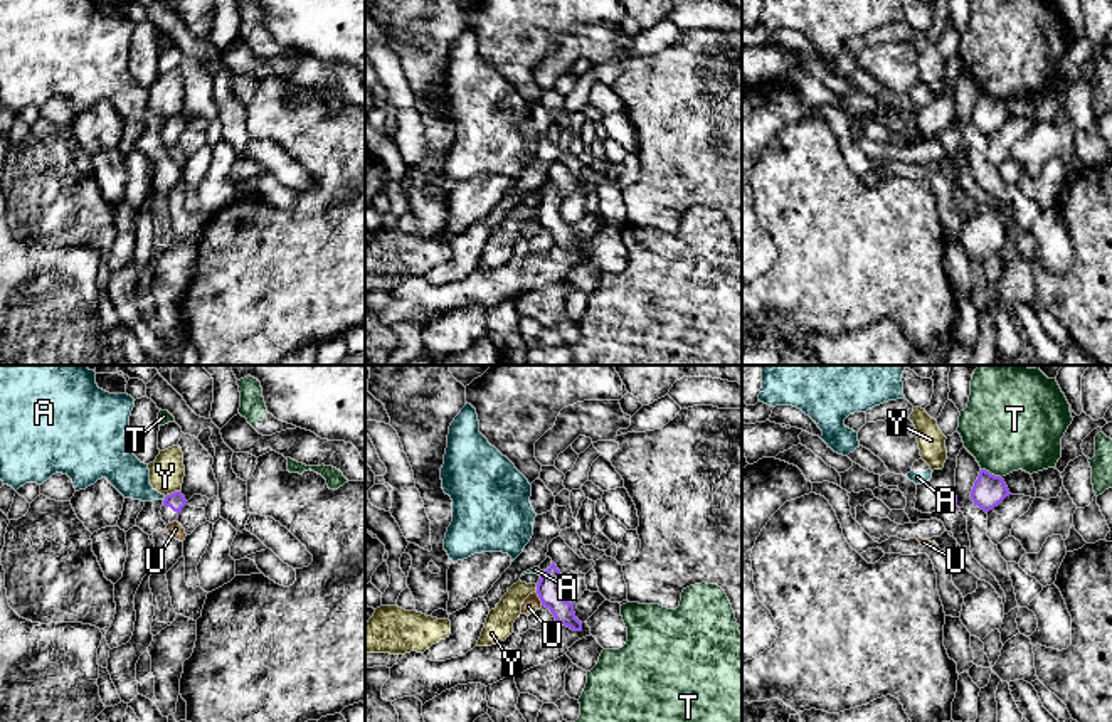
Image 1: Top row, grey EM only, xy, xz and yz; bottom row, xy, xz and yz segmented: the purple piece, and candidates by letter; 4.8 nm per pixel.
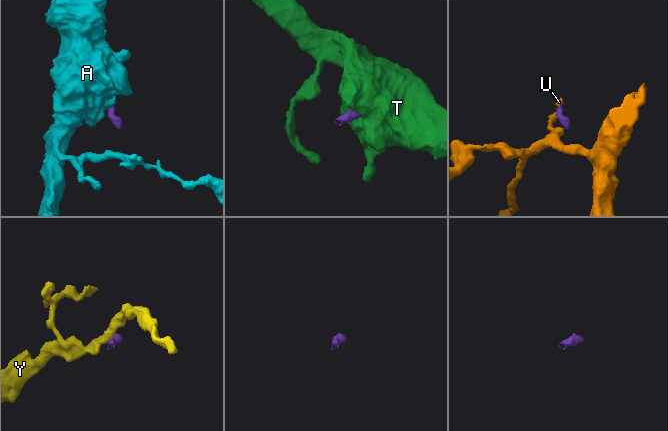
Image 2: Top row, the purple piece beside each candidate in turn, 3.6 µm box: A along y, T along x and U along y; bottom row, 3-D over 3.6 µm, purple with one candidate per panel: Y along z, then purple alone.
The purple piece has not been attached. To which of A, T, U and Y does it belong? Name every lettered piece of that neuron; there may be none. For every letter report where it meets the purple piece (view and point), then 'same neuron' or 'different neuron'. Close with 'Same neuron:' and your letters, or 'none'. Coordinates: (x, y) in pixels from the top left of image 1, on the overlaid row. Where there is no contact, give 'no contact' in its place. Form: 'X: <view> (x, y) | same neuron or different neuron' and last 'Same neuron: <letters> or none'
A: xy (165, 499) | different neuron
T: yz (990, 473) | different neuron
U: xz (540, 599) | different neuron
Y: xy (172, 493) | different neuron
Same neuron: none

